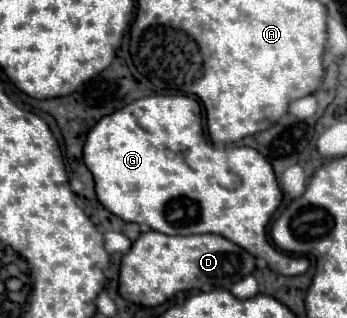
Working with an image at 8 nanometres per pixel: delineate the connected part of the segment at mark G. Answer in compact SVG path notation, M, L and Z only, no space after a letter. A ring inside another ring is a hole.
M180 93L155 94L140 98L114 114L108 114L96 122L88 132L84 144L84 164L94 176L96 198L114 216L146 224L162 234L218 234L238 244L254 258L268 262L268 268L282 276L304 274L310 266L304 256L290 256L270 246L266 238L266 226L280 206L282 192L278 188L272 166L254 148L229 146L217 150L202 129L200 104L189 95Z

